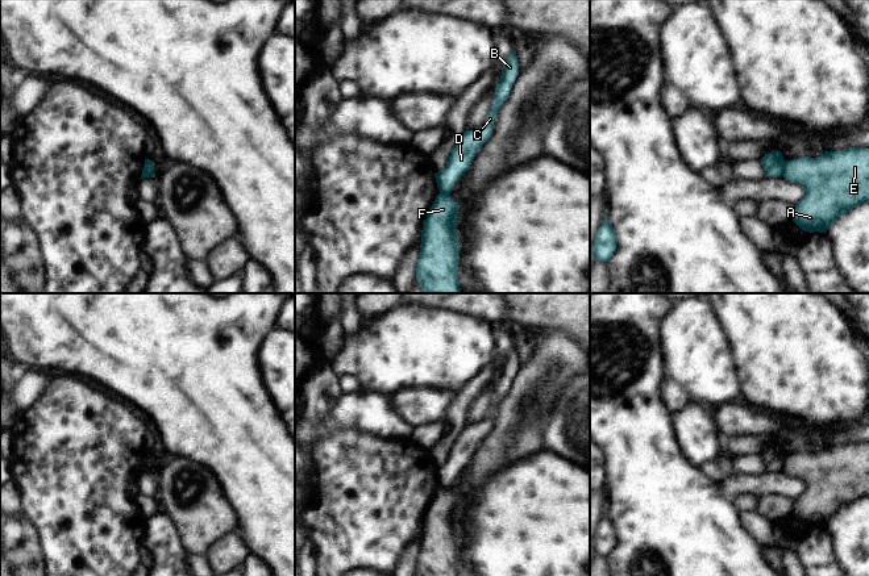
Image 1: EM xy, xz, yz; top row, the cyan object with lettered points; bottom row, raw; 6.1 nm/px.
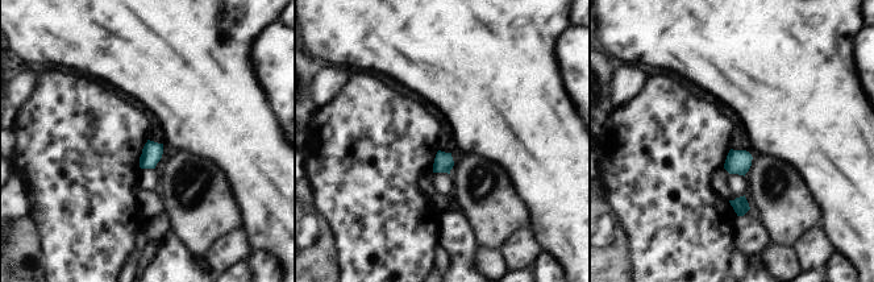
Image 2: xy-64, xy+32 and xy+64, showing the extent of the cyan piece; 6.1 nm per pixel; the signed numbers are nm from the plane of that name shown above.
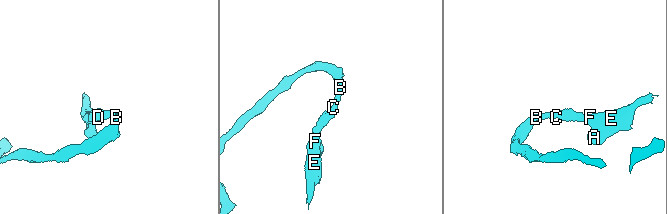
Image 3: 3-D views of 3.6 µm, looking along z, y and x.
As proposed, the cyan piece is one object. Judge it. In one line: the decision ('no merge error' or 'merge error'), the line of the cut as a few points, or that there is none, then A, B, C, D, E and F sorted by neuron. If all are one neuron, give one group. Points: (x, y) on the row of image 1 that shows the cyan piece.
merge error; cut in yz along (785, 161), (782, 175); A E F / B C D

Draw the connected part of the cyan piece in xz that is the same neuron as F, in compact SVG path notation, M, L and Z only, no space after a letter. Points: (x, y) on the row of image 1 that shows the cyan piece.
M440 193L423 221L416 280L423 293L460 293L458 237L456 231L460 205Z

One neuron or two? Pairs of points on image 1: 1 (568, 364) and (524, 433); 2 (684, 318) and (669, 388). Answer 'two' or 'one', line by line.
1: one
2: two

